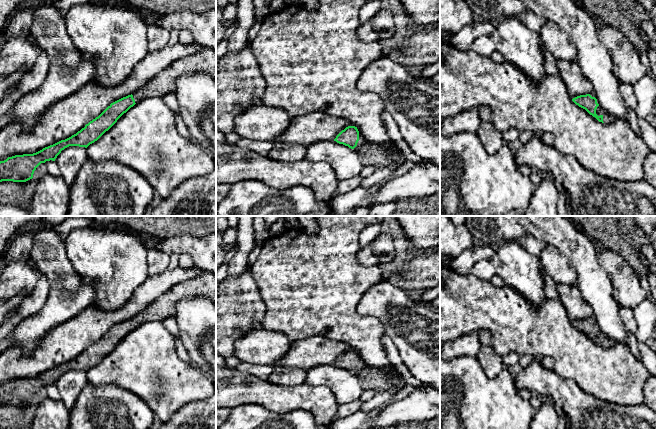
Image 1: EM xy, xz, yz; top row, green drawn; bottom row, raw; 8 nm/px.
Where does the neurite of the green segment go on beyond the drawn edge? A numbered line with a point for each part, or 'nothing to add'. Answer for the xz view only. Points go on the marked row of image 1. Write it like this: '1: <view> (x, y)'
1: xz (375, 155)

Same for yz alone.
1: yz (607, 118)

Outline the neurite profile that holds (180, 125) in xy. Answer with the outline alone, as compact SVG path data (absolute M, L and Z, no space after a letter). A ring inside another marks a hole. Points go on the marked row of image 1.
M174 114L175 116L175 127L177 132L185 138L191 139L191 134L185 124L185 122L183 121L182 117L180 114Z

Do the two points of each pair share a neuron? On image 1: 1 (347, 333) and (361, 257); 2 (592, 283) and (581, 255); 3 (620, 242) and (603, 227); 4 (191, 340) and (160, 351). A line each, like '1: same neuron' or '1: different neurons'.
1: different neurons
2: same neuron
3: same neuron
4: different neurons

